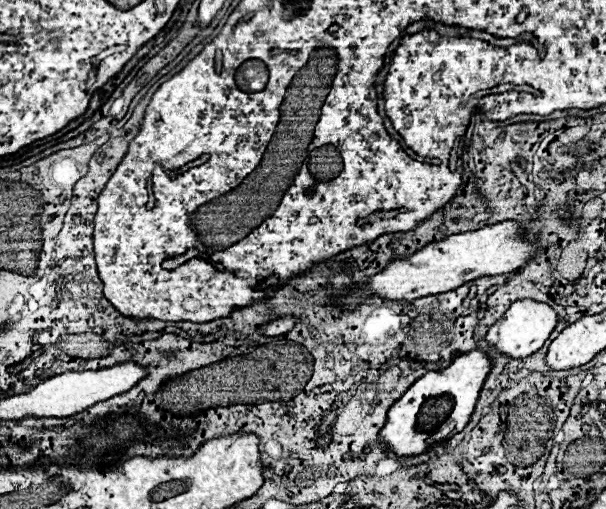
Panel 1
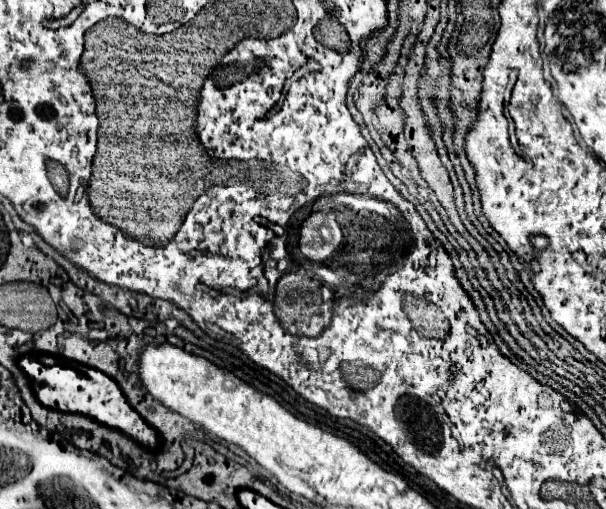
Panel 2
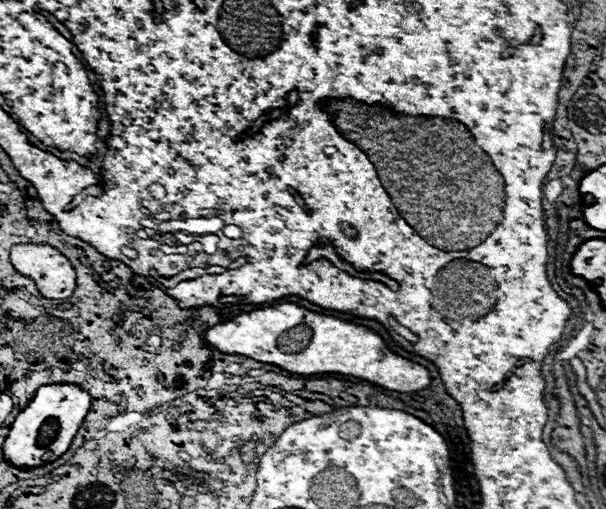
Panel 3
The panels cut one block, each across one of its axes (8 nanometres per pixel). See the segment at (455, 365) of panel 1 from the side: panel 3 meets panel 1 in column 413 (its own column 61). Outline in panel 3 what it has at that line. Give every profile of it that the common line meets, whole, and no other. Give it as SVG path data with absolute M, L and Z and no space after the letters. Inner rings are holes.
M48 384L38 388L30 404L14 418L10 432L4 440L2 454L8 464L20 470L44 466L40 462L54 462L58 460L68 446L72 444L72 438L76 436L84 416L90 410L90 394L80 390L72 384Z

